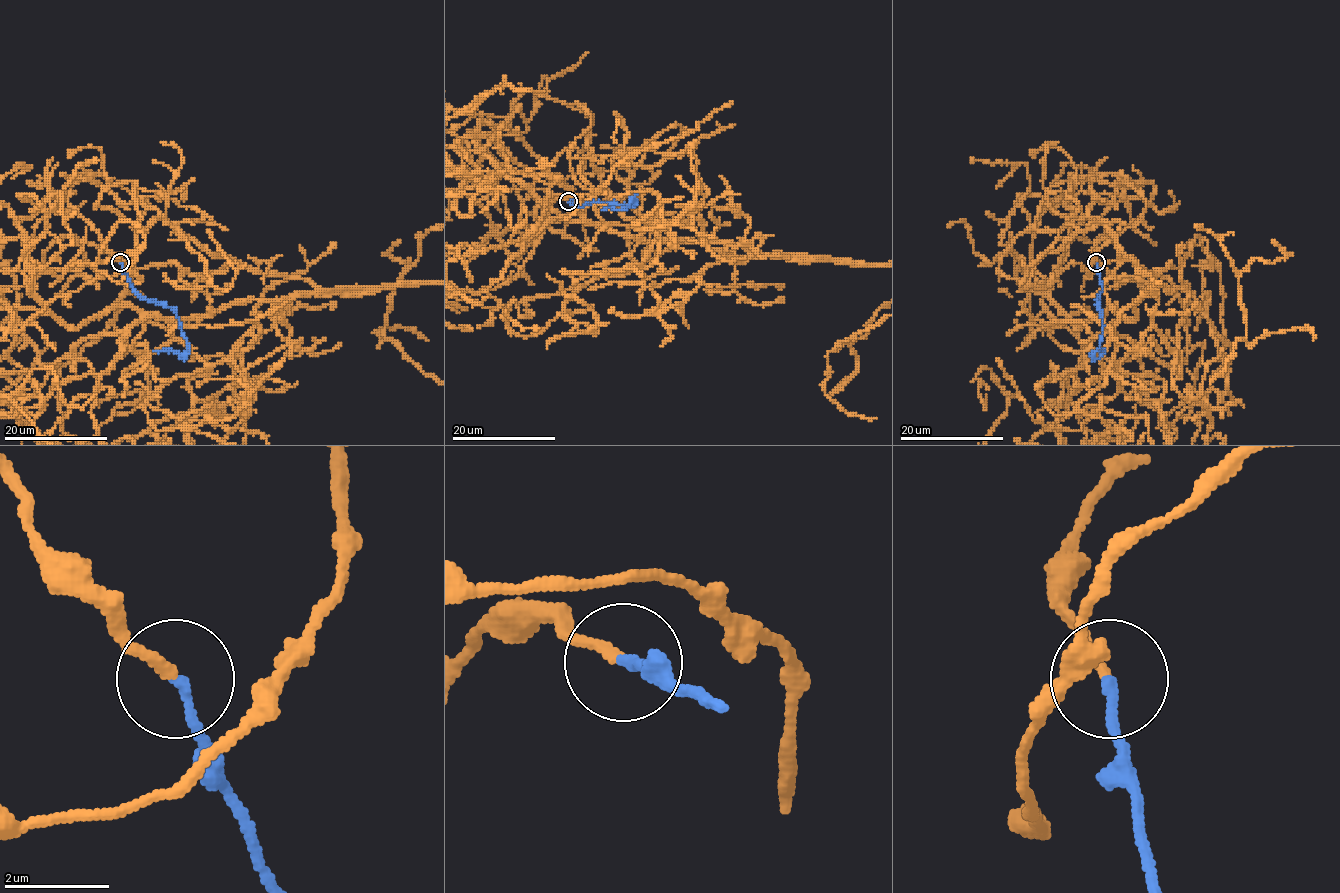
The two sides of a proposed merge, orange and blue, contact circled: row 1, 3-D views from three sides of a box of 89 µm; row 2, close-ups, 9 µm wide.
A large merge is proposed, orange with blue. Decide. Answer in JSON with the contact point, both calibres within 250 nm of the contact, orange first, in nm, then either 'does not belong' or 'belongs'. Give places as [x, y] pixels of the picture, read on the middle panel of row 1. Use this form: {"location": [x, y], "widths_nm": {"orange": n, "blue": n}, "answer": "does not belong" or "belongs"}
{"location": [568, 201], "widths_nm": {"orange": 200, "blue": 190}, "answer": "belongs"}

